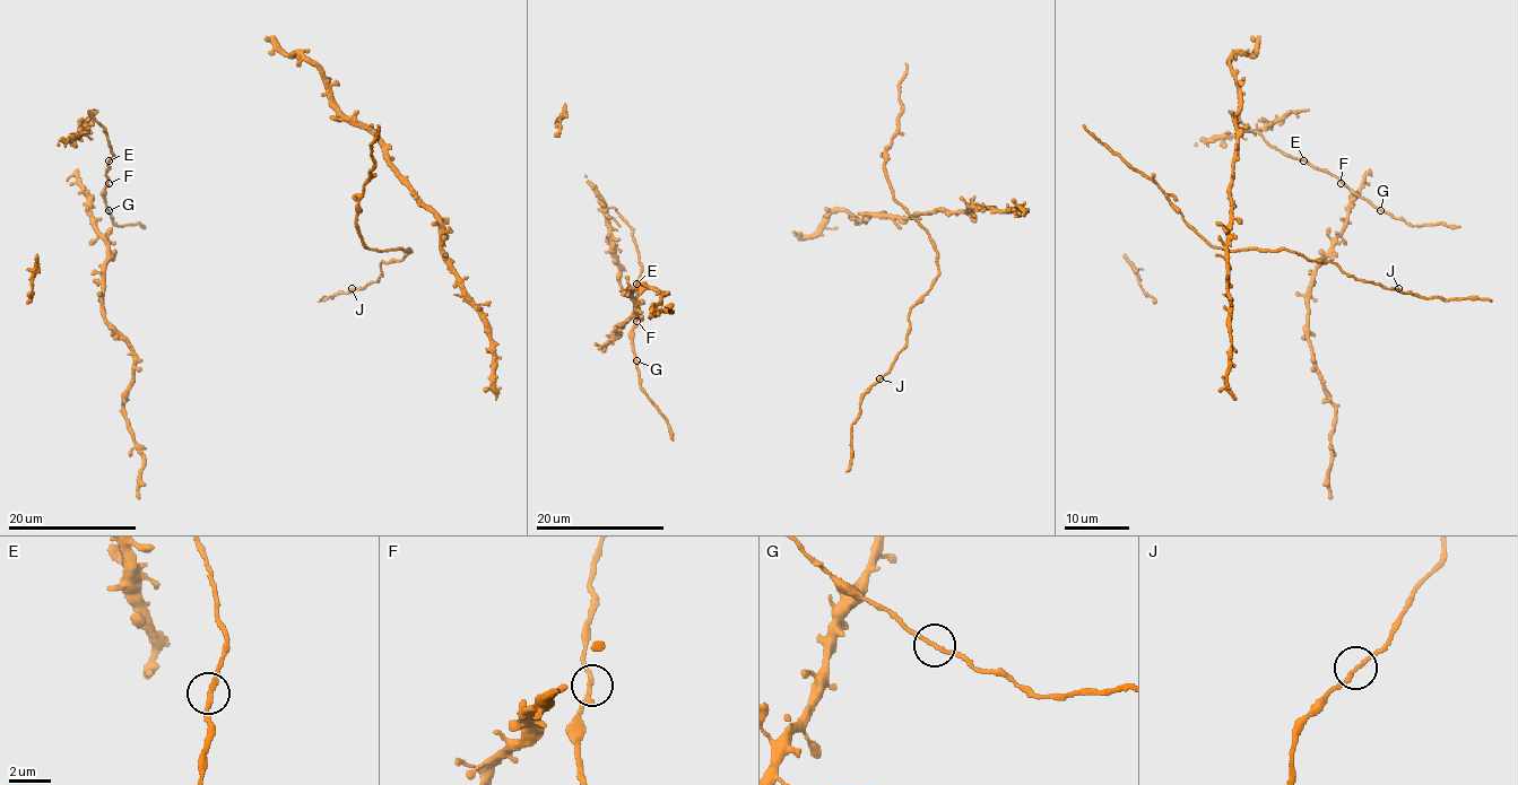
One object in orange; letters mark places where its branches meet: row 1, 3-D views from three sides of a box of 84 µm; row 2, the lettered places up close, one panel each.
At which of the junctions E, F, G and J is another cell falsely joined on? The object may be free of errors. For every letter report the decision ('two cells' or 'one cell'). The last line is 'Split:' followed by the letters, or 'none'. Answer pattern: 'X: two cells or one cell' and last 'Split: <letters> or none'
E: one cell
F: one cell
G: one cell
J: one cell
Split: none

